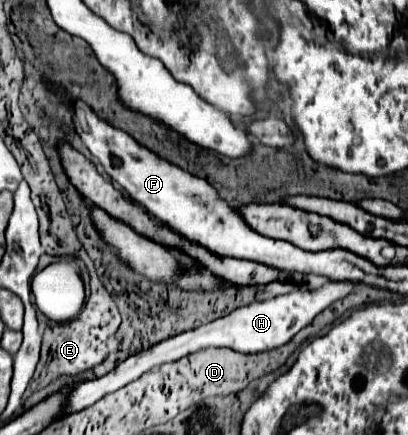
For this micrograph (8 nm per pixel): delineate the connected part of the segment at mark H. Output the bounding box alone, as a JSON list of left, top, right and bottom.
[59,281,357,419]

